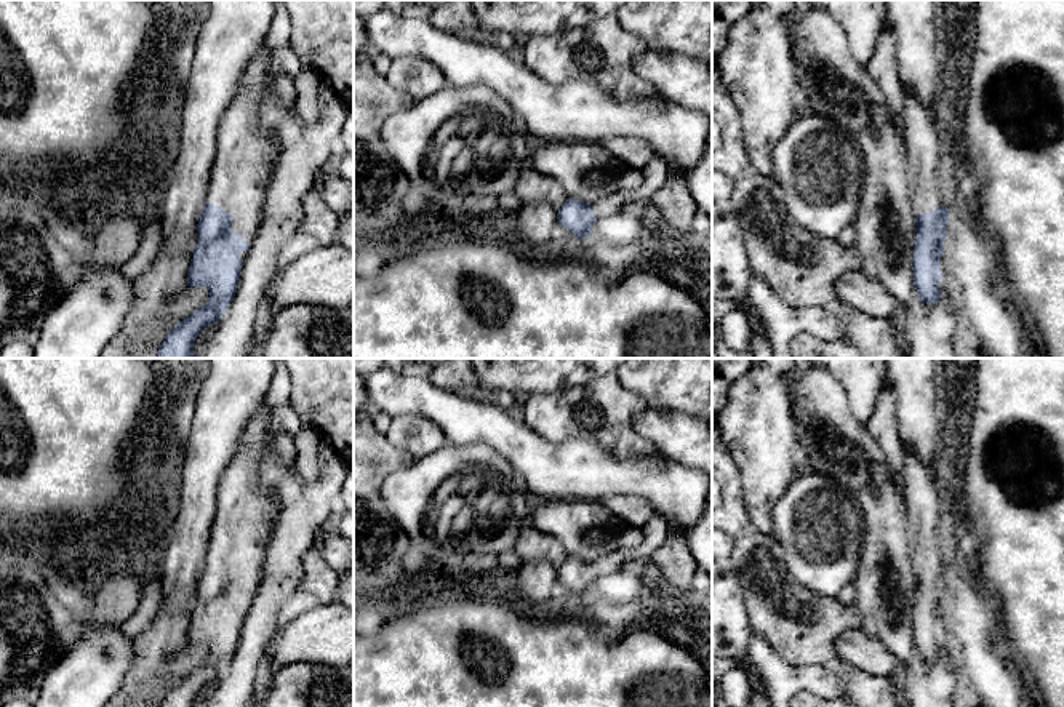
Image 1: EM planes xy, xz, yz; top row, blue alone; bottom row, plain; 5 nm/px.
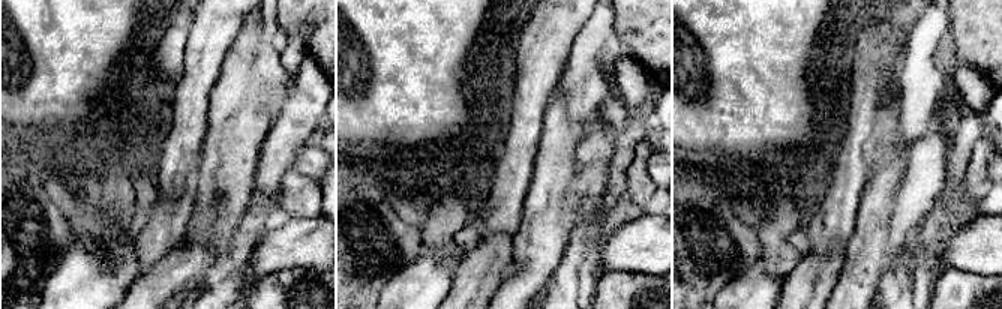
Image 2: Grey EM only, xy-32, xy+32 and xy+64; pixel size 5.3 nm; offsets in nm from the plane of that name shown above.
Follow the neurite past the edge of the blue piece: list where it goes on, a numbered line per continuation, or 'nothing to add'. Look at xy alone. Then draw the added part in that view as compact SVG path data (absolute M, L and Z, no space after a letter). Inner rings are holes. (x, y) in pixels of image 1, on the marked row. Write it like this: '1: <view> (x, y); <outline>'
1: xy (245, 147); M274 69L267 85L254 94L242 77L230 106L219 120L206 203L232 214L232 230L248 245L253 245L264 219L269 168L283 150L277 139L280 125L269 130L262 120L266 101L277 101L283 110L283 122L298 118L293 77L294 74Z

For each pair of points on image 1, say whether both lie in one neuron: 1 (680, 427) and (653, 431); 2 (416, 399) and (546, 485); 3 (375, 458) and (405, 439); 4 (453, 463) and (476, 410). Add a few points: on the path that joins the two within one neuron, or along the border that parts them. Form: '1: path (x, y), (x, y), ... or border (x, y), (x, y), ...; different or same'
1: path (674, 431), (660, 431); same
2: path (450, 411), (461, 419), (488, 423), (517, 451); same
3: border (384, 434), (394, 445), (415, 458); different
4: border (447, 442), (480, 442), (484, 445); different

